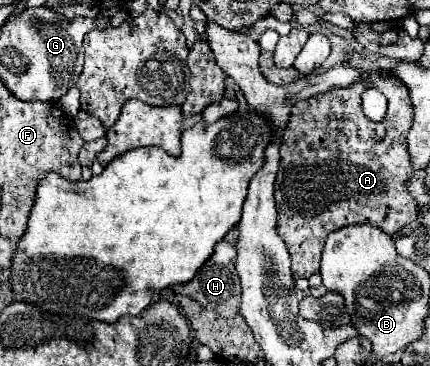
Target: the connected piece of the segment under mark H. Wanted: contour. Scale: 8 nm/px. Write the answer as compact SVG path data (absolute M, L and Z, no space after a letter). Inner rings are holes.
M220 240L214 246L214 254L198 270L194 280L190 280L188 284L174 286L174 292L186 294L186 296L198 300L198 304L202 304L206 310L214 310L214 312L218 312L224 318L234 318L238 314L238 304L242 302L240 300L242 290L238 288L238 272L234 268L234 256L236 256L236 248L228 240Z

